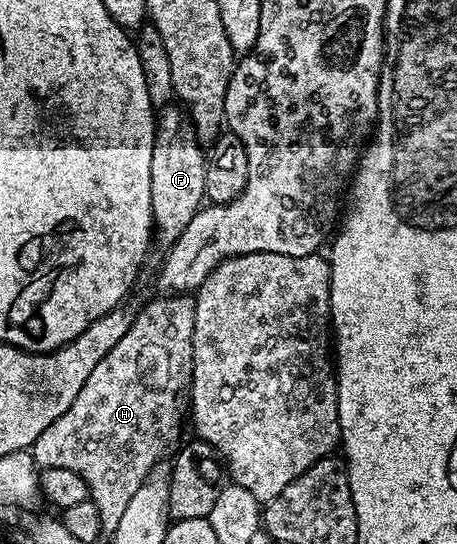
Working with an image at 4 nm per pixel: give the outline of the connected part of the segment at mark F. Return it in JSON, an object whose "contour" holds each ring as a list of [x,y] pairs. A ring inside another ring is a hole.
{"contour":[[[178,105],[163,108],[157,116],[154,148],[150,161],[150,207],[154,243],[158,248],[173,247],[182,237],[182,229],[194,221],[205,202],[206,153],[197,137],[196,127]]]}

